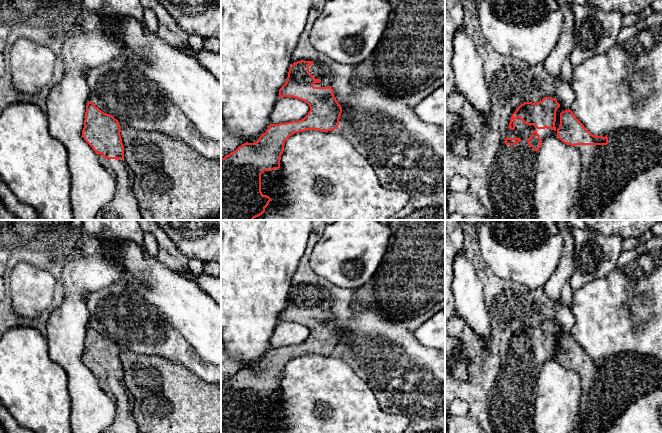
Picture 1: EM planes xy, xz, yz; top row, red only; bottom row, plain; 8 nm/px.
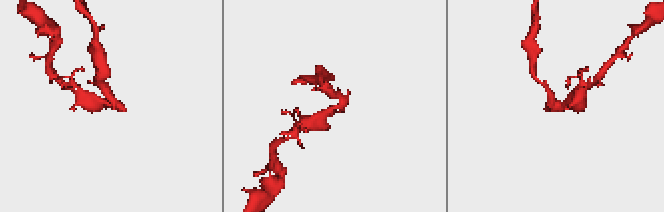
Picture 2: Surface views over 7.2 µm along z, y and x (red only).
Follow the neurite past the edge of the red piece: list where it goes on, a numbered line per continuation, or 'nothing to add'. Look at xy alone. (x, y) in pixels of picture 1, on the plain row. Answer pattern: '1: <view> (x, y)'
1: xy (123, 421)

